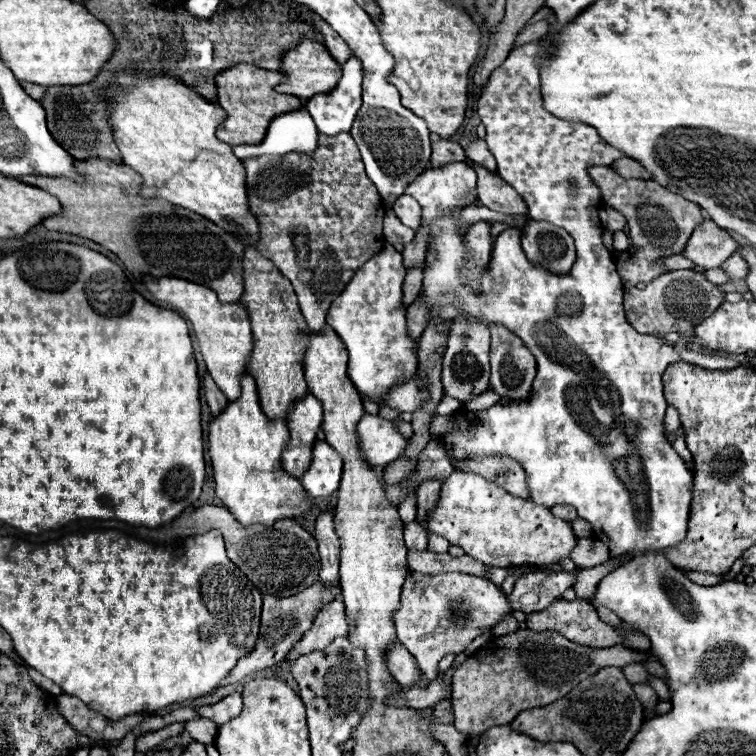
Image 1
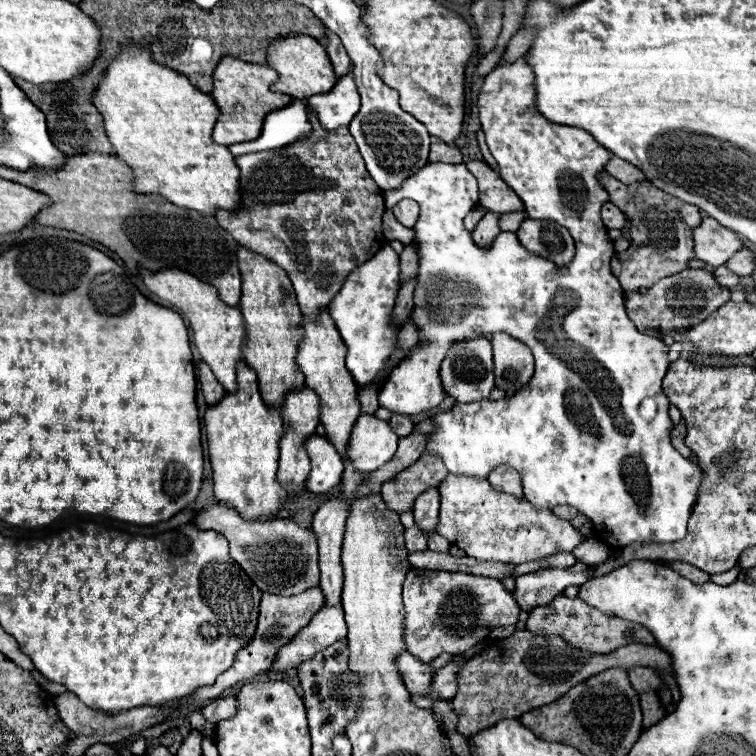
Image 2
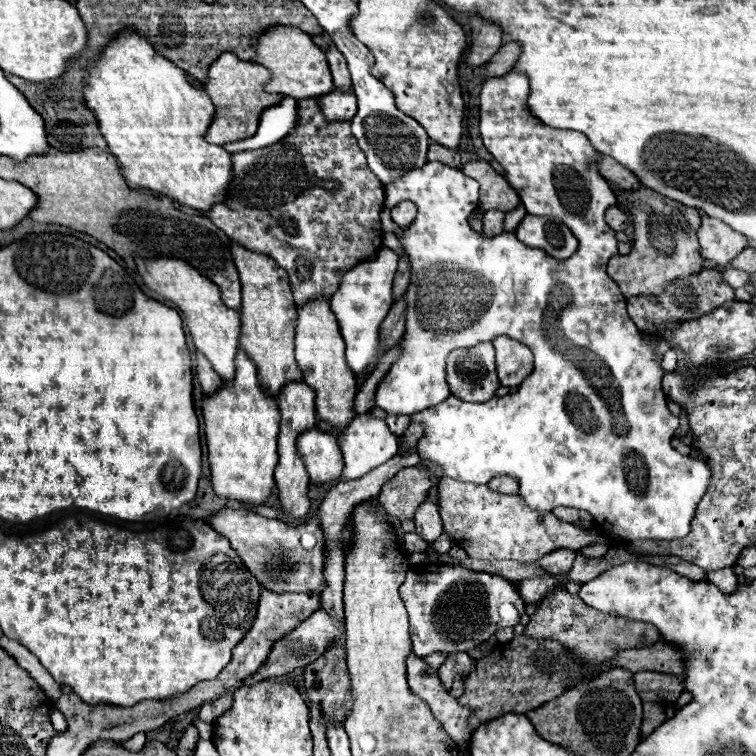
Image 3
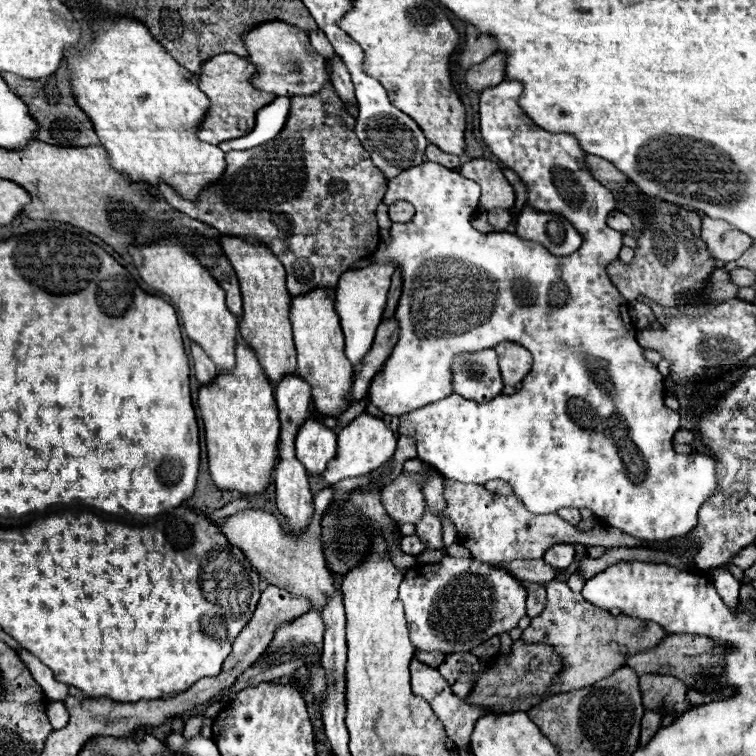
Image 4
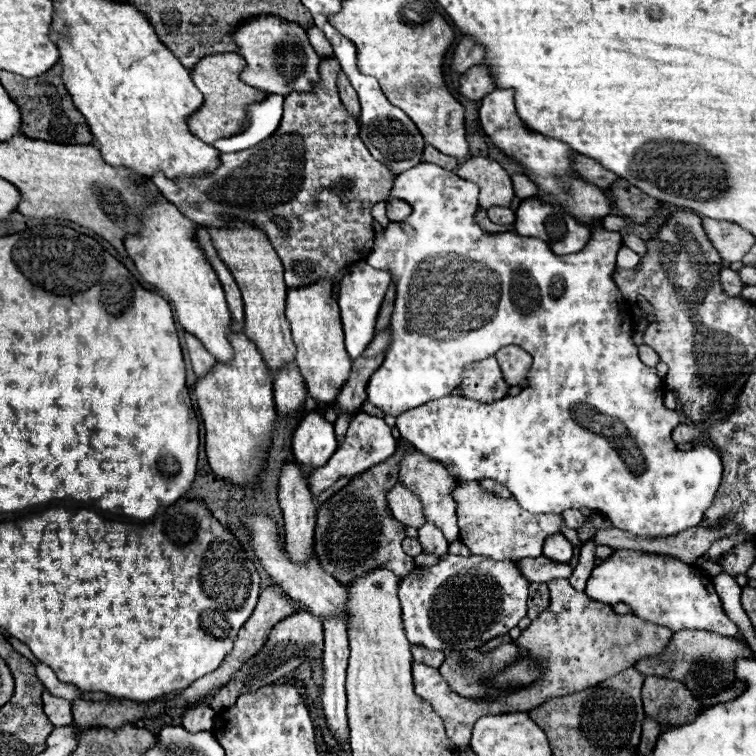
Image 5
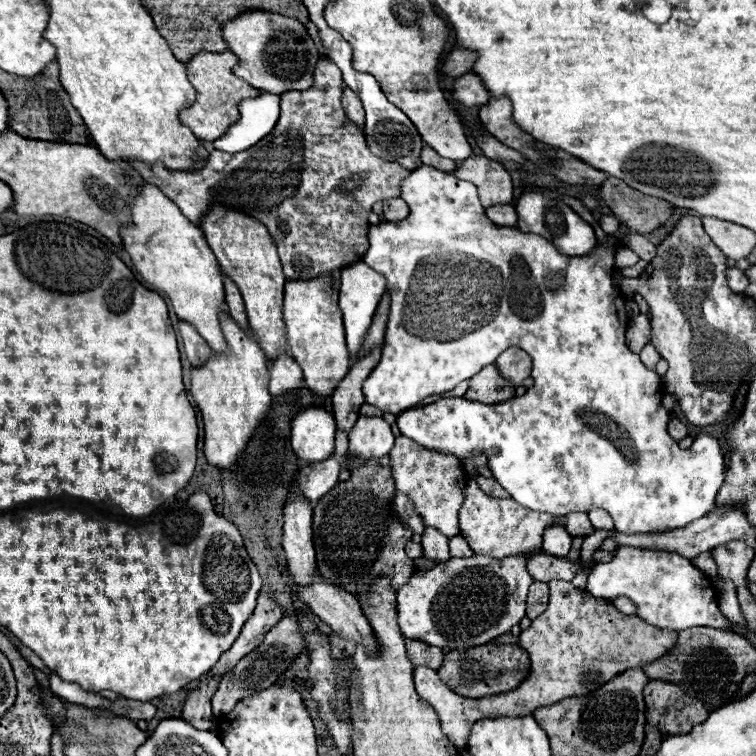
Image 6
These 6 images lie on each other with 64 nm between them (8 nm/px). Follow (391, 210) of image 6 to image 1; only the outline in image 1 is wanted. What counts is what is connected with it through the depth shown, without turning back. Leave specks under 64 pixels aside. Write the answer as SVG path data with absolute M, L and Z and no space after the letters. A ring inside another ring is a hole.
M402 194L394 206L392 206L394 214L400 218L400 222L408 228L414 228L418 230L420 228L420 220L422 220L422 208L420 204L416 202L416 198L408 196L408 194Z

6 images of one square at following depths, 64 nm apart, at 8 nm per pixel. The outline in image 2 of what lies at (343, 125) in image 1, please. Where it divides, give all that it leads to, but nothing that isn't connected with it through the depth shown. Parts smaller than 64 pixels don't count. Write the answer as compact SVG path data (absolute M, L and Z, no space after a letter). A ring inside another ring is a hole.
M352 66L328 94L316 94L308 98L308 106L312 108L324 130L332 132L340 126L348 126L360 110L360 94L356 88ZM294 100L288 110L276 110L264 122L264 130L256 142L232 144L230 152L234 156L250 154L250 152L264 152L276 150L294 144L296 140L306 140L312 134L312 124L308 122L308 112L304 100Z

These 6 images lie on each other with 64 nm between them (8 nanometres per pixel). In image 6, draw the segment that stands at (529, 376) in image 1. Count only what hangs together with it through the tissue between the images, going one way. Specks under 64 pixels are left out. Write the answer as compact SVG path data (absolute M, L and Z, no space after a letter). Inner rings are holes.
M508 348L504 350L504 354L498 356L496 366L508 382L512 382L514 386L520 386L530 376L532 358L520 348Z

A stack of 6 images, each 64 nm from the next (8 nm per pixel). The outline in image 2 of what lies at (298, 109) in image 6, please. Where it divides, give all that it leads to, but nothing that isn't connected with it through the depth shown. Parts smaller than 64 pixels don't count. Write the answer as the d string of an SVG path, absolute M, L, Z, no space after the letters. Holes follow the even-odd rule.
M308 110L312 122L312 136L308 142L298 142L296 146L286 146L284 150L270 150L264 154L246 154L236 158L242 174L240 174L240 194L242 194L242 210L238 212L216 212L218 224L228 230L236 242L250 248L256 254L268 256L290 276L298 304L302 314L310 320L316 320L320 312L332 302L332 298L340 292L348 274L370 260L378 250L382 236L382 214L386 210L384 198L380 196L380 188L372 182L364 160L358 152L354 138L348 128L334 130L328 134L320 130L316 116Z

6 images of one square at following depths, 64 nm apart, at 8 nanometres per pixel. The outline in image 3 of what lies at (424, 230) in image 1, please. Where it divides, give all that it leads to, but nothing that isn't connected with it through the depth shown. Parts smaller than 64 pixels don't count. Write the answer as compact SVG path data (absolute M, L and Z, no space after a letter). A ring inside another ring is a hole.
M400 256L400 264L398 264L398 272L394 278L394 288L392 288L394 300L406 292L408 284L410 284L410 260L406 256Z

